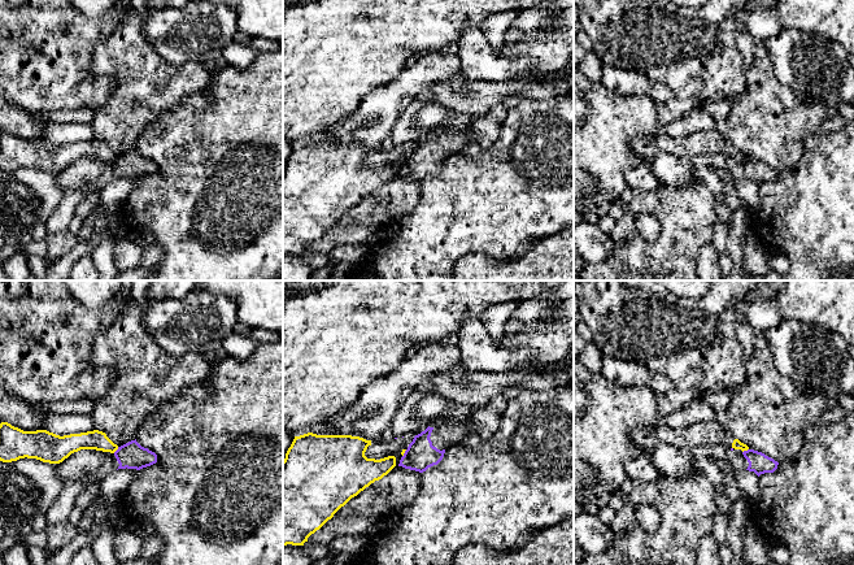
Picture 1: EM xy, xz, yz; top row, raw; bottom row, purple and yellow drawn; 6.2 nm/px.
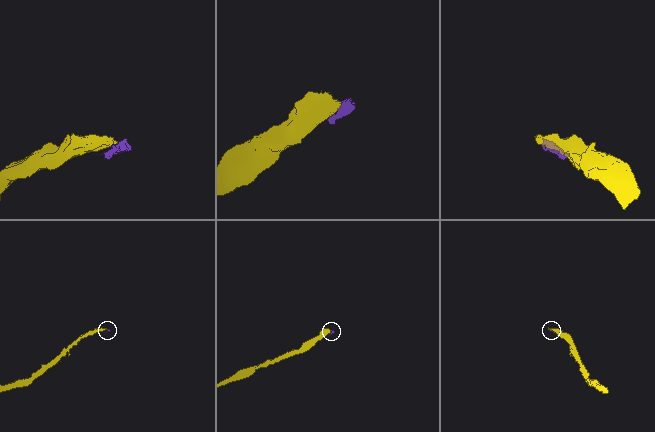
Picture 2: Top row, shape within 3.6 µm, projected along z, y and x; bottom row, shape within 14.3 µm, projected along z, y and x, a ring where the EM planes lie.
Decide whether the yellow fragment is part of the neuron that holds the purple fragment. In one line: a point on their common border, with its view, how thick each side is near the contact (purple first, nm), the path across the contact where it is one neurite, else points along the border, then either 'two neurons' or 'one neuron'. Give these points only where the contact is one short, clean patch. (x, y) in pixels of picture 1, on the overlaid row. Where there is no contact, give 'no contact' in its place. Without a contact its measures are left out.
meets purple in xy at (117, 450); 160 nm thick on the purple side, 120 nm on the other; border along xy (118, 447), (113, 452); two neurons

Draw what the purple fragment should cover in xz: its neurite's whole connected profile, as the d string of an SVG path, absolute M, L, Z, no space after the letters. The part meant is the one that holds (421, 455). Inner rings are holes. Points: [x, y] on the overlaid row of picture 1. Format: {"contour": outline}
{"contour": "M449 420L435 427L428 426L418 435L406 434L391 442L376 442L367 447L365 456L375 460L395 456L396 466L423 473L443 460L446 448L461 443L466 435L476 434L476 430L465 420Z"}

